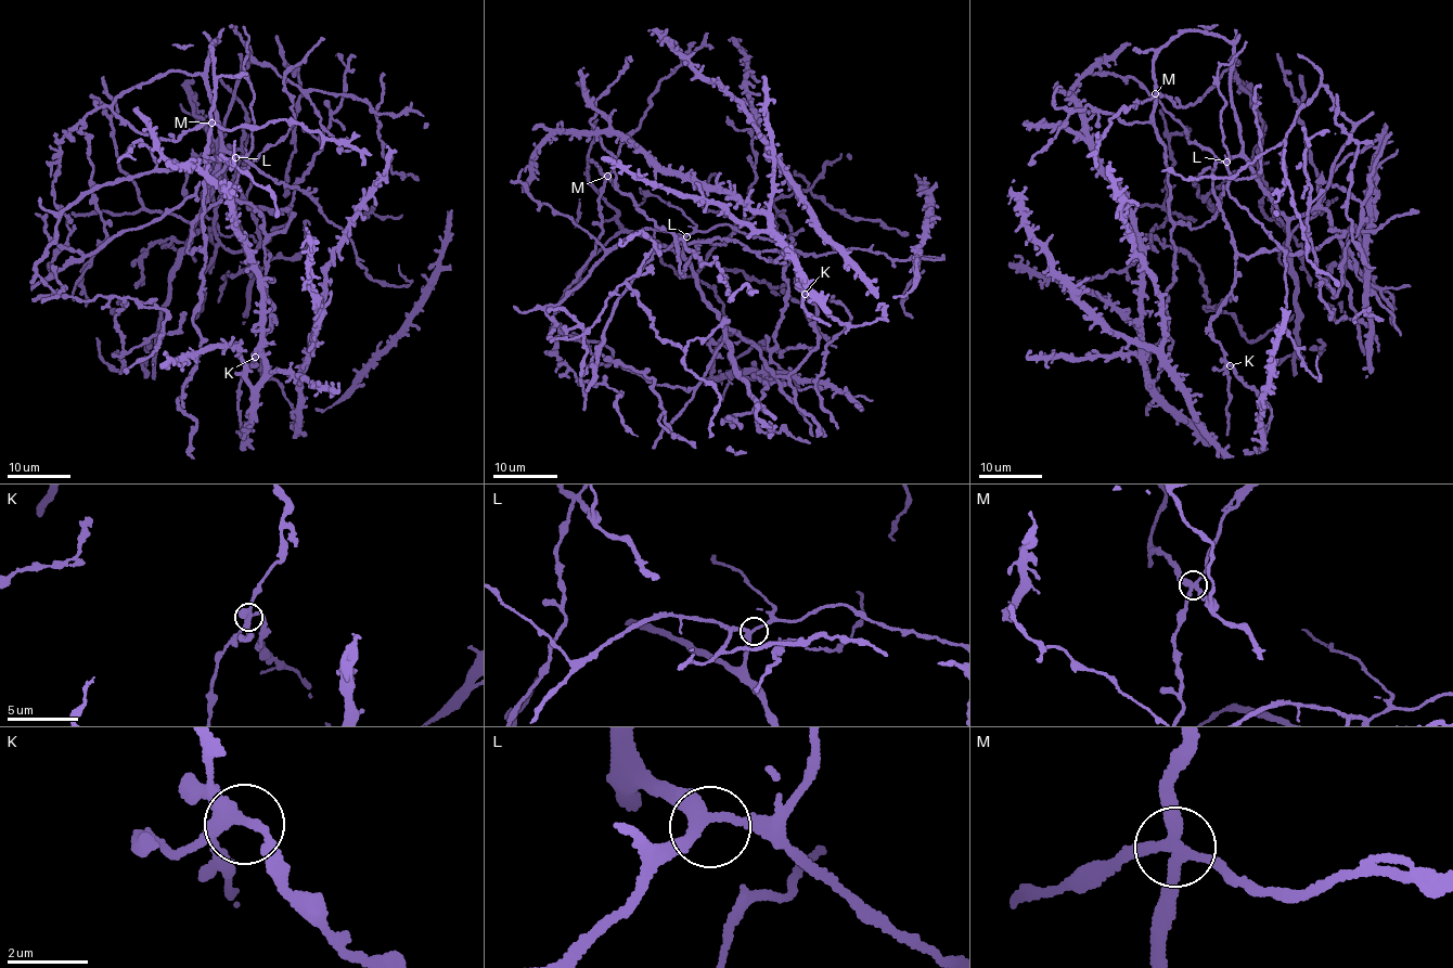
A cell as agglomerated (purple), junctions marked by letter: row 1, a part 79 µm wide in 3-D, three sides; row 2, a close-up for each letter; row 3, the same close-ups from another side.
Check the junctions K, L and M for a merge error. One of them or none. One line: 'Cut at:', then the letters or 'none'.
Cut at: none

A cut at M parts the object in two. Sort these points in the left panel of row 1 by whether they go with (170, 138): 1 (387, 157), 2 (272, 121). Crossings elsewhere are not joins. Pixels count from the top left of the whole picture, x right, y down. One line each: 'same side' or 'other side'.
1: other side
2: same side

